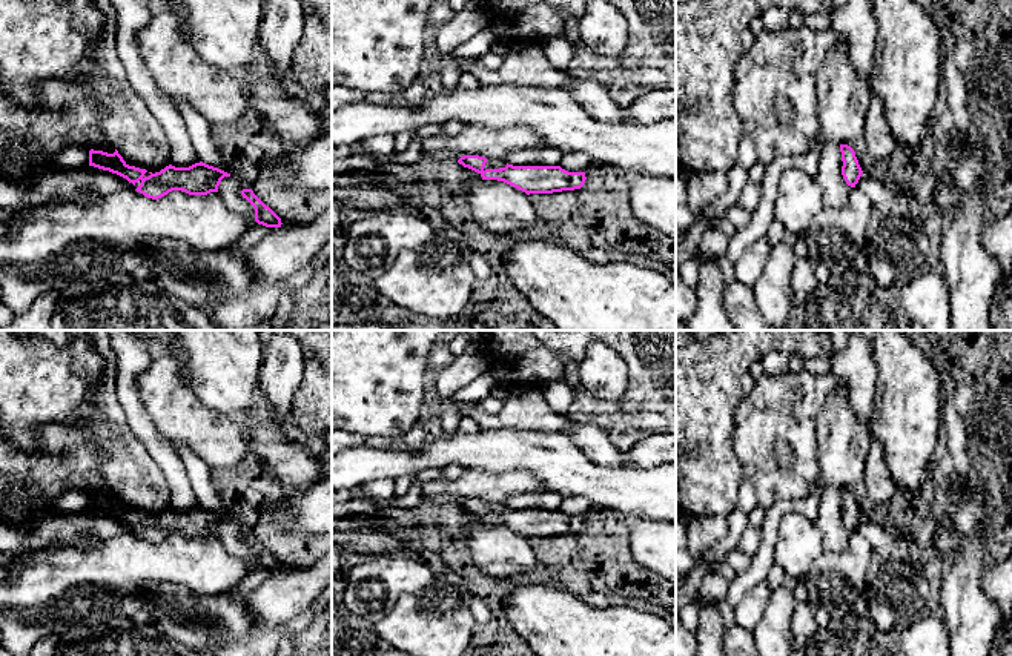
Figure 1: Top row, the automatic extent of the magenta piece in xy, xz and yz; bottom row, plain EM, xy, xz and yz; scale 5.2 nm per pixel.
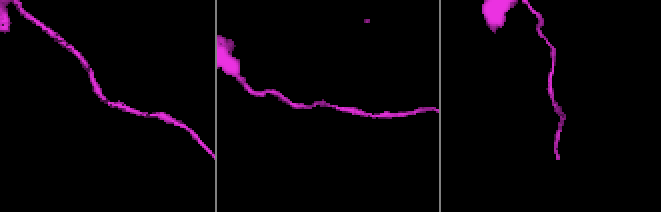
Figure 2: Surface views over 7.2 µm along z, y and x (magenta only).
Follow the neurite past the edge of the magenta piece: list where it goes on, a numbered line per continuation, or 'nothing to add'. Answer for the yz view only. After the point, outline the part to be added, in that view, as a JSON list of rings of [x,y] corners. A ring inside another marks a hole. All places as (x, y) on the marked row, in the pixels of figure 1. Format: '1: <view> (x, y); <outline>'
nothing to add

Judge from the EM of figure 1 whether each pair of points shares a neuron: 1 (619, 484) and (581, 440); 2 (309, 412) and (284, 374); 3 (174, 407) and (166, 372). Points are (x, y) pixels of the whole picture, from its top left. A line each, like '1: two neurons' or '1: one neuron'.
1: two neurons
2: two neurons
3: one neuron

